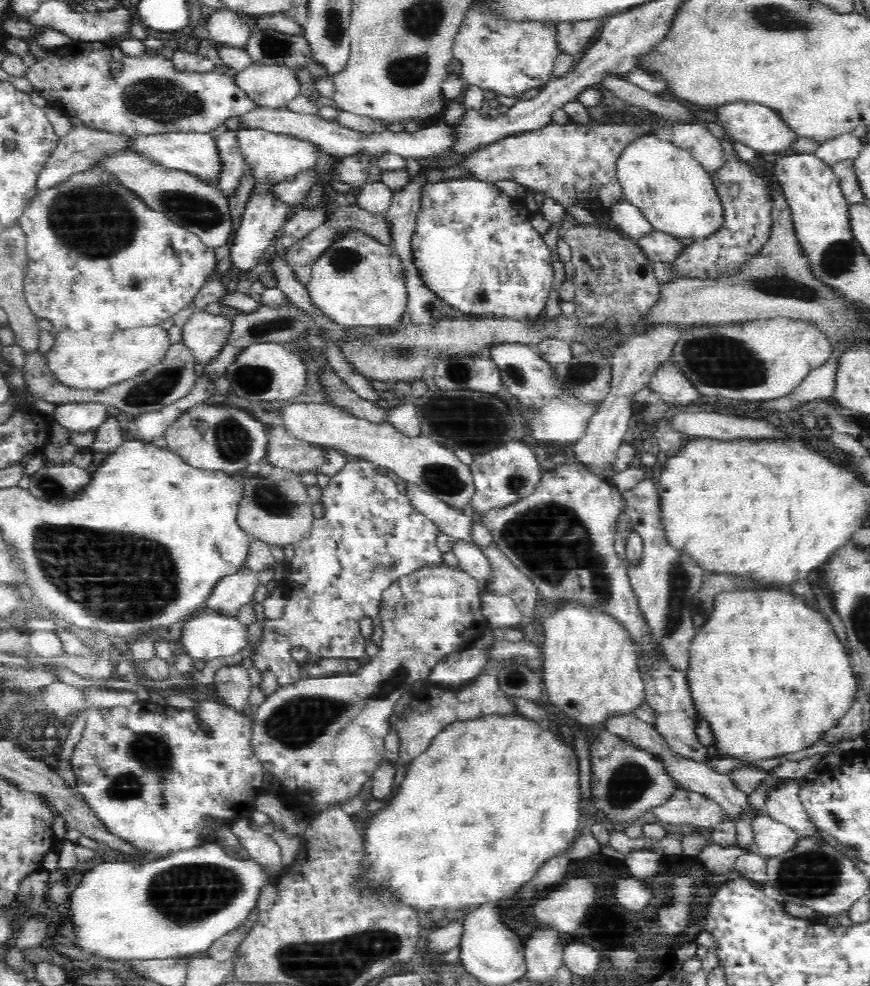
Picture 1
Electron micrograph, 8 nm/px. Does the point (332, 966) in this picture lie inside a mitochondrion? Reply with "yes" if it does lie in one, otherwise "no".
yes

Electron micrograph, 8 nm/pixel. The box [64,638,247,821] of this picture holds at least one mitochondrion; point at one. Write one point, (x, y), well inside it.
(152, 757)

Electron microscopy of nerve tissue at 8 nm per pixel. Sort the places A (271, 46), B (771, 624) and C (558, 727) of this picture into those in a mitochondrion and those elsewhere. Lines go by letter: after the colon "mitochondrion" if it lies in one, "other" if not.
A: mitochondrion
B: other
C: other

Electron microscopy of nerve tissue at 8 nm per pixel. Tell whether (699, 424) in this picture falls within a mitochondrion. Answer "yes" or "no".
no

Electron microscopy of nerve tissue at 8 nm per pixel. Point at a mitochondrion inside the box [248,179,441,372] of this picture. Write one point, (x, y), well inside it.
(282, 323)

